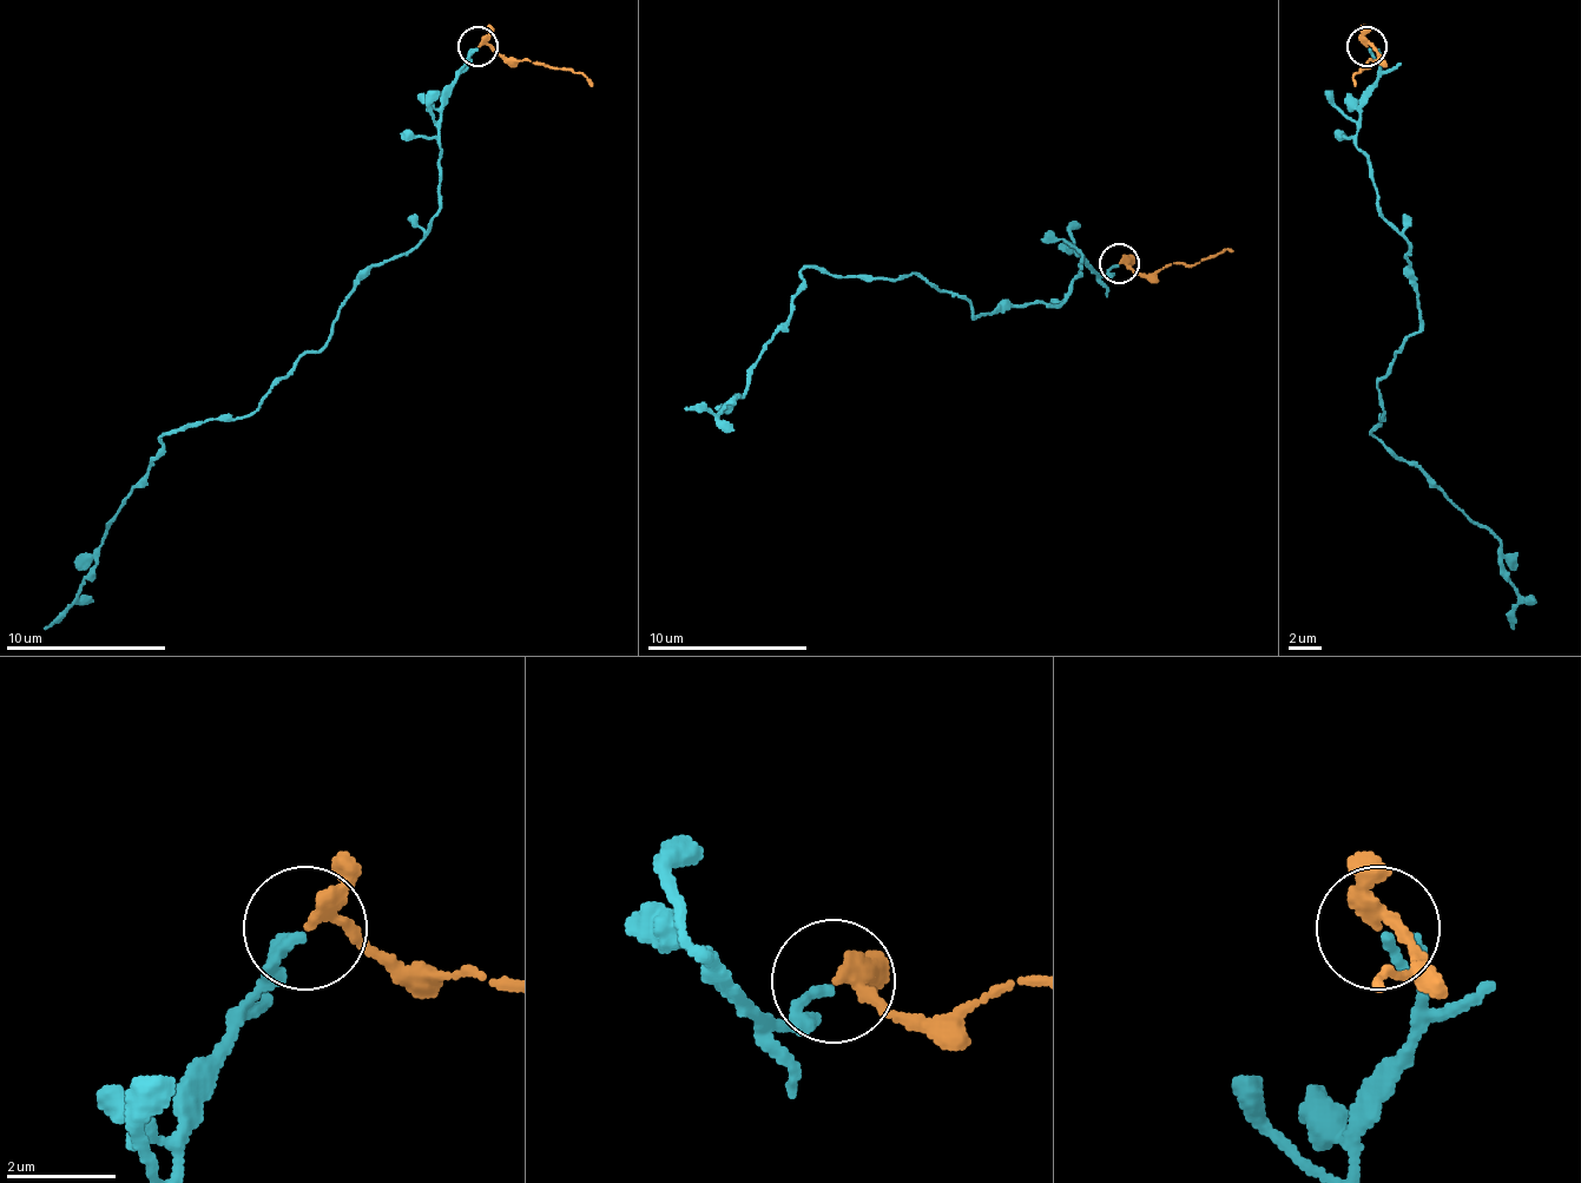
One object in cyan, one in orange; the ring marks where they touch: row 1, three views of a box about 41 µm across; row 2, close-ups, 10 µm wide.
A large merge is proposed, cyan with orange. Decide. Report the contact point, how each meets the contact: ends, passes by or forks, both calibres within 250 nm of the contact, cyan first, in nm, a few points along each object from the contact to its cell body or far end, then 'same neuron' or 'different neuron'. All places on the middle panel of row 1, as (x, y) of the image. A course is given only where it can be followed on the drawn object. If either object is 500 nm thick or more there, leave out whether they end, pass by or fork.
(1119, 263) | cyan ends | orange passes by | 160/240 nm | cyan via (1118, 265), (1081, 254), (1058, 306), (973, 314), (916, 274), (808, 265), (743, 395), (683, 407) | orange via (1118, 262), (1141, 274), (1154, 274), (1174, 262), (1194, 265), (1234, 250) | same neuron

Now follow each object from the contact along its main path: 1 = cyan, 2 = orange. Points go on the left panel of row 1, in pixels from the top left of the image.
1: (476, 47), (441, 107), (441, 212), (251, 414), (168, 434), (94, 574), (43, 628)
2: (476, 47), (489, 44), (501, 56), (553, 67), (573, 67), (593, 87)

